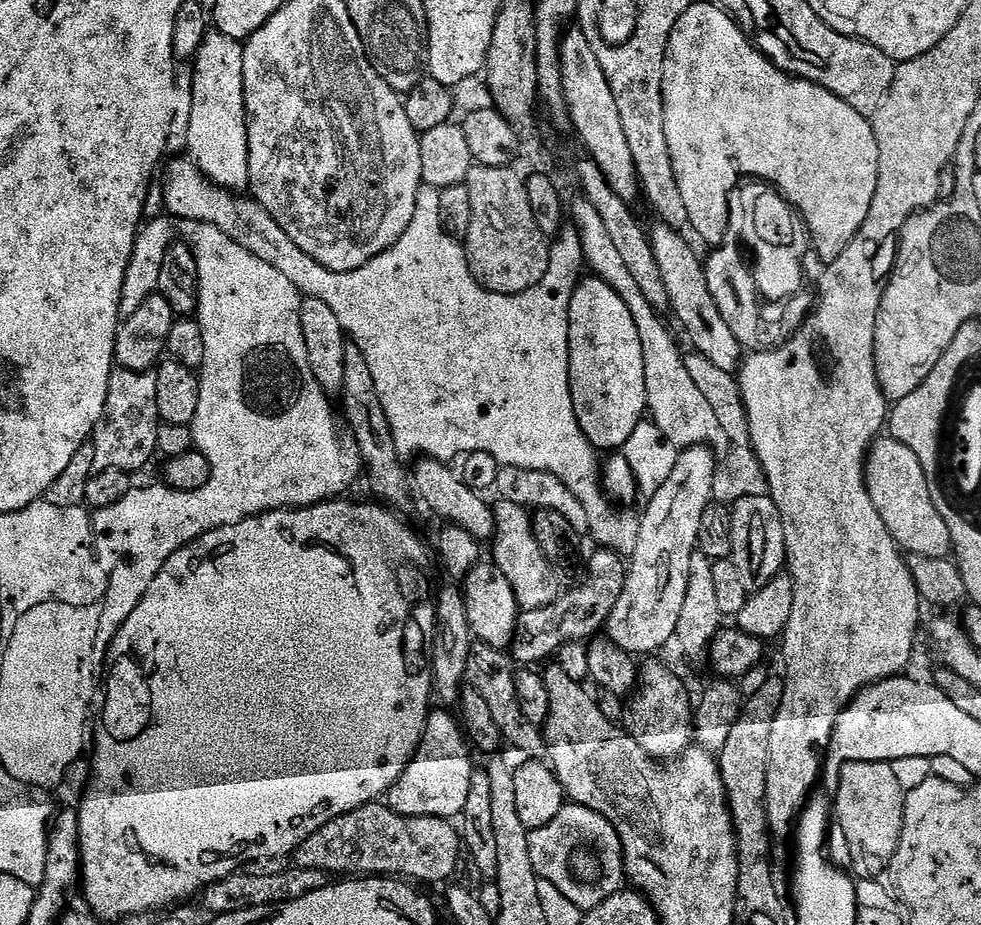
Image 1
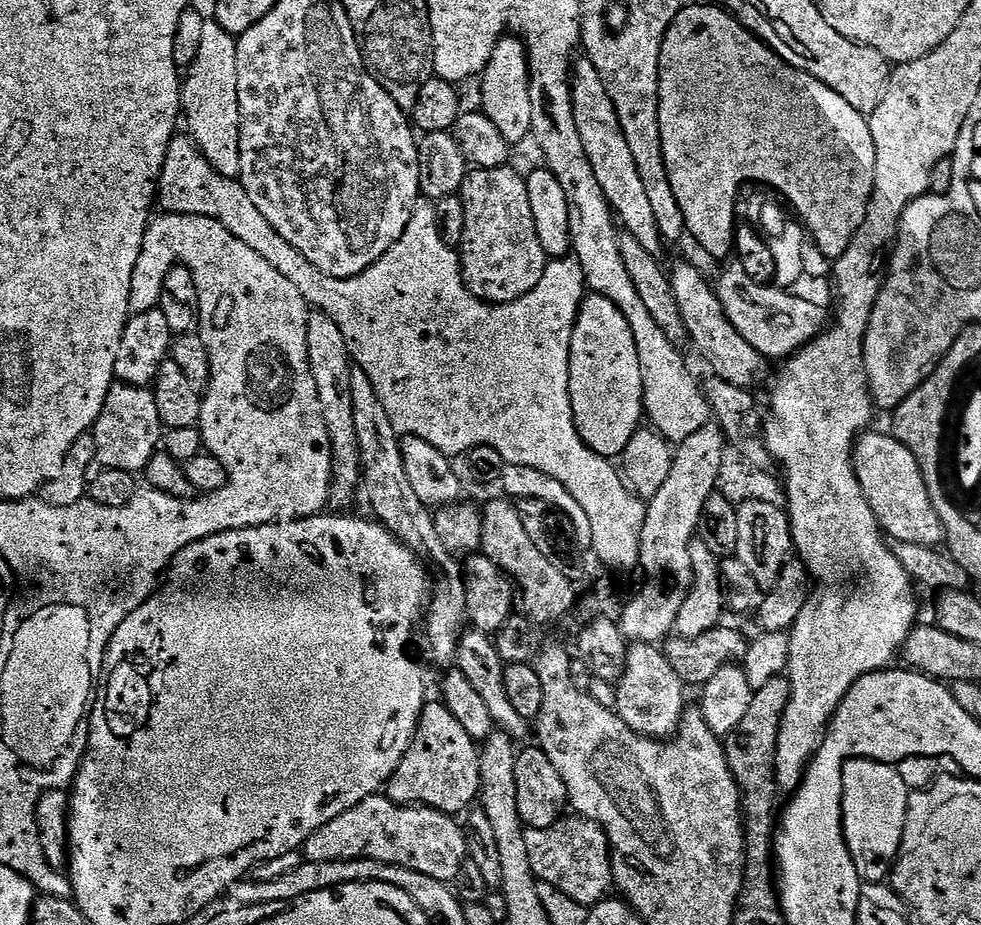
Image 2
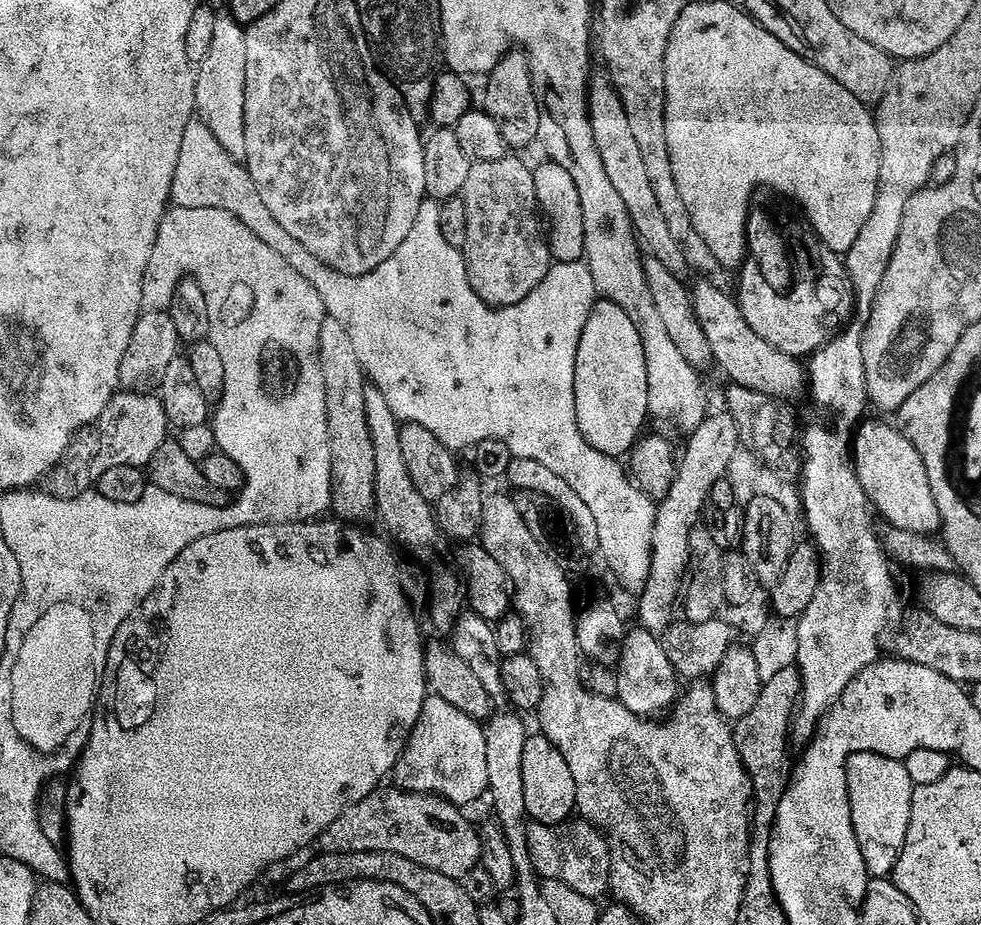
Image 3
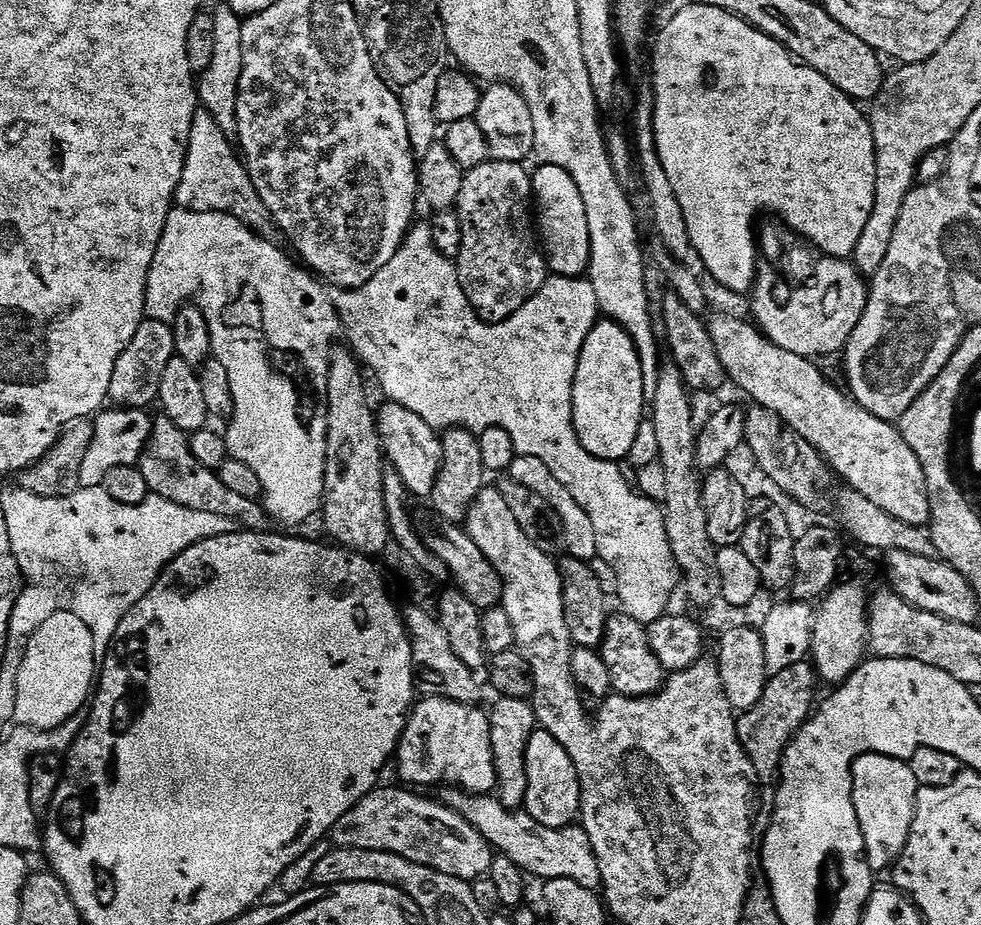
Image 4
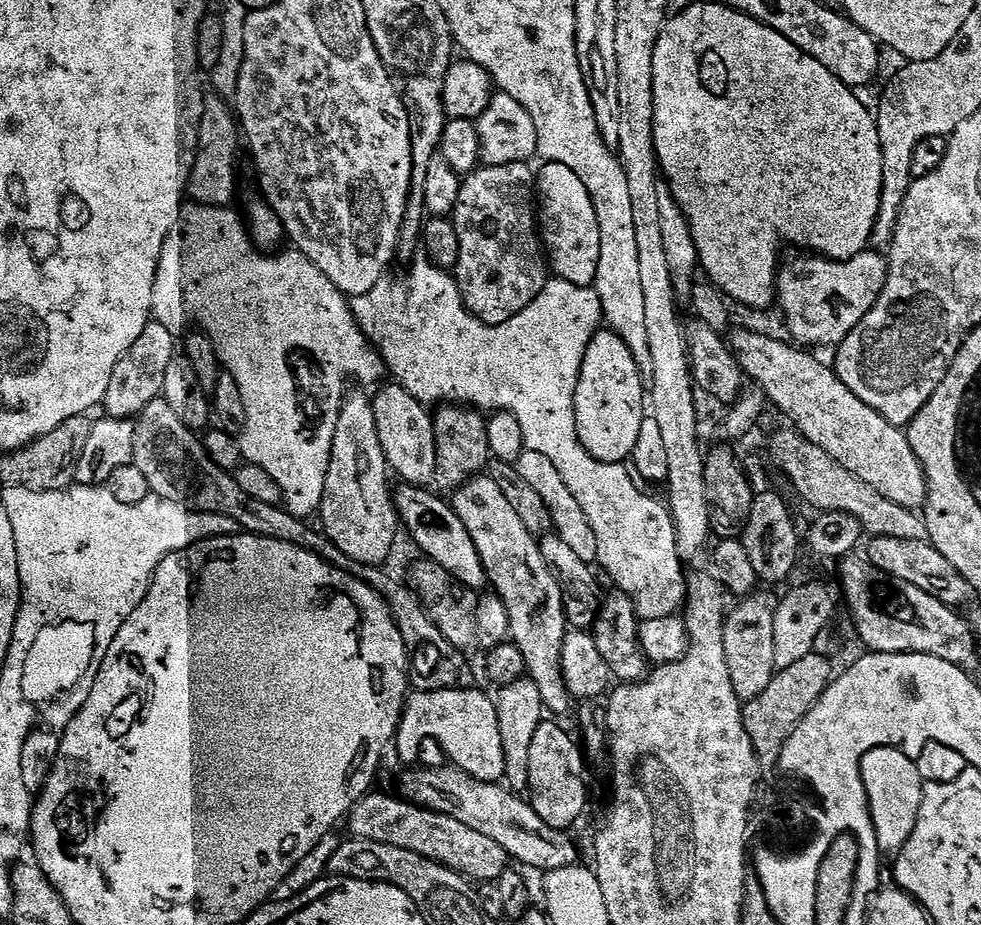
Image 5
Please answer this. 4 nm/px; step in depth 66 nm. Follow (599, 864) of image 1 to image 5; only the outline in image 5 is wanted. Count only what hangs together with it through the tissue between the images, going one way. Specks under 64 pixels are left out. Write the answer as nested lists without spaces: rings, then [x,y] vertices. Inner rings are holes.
[[[413,767],[400,780],[399,795],[419,808],[441,812],[450,818],[458,818],[466,826],[494,838],[525,869],[541,868],[541,873],[570,867],[577,863],[576,844],[567,831],[548,826],[532,809],[523,795],[509,790],[503,783],[482,782],[466,774],[461,768],[420,768]]]

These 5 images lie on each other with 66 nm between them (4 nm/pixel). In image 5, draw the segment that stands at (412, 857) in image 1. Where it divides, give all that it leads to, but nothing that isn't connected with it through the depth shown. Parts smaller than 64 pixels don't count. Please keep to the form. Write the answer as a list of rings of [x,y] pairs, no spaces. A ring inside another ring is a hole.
[[[373,790],[367,796],[363,796],[352,811],[346,817],[346,825],[353,837],[358,840],[373,840],[374,842],[386,842],[390,846],[402,846],[402,850],[410,850],[414,854],[422,854],[422,858],[430,858],[442,866],[452,869],[453,872],[459,872],[461,876],[469,881],[492,880],[499,881],[500,875],[509,871],[510,857],[504,847],[494,838],[486,834],[478,834],[470,826],[458,822],[458,818],[450,818],[441,812],[431,812],[429,808],[419,808],[399,795],[387,796],[384,792]]]

